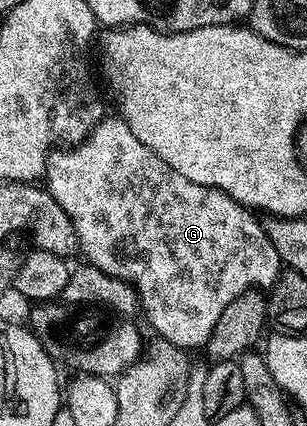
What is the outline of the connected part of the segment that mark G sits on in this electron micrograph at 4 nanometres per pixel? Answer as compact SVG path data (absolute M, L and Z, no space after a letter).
M119 116L101 118L99 124L84 137L82 142L75 143L71 148L60 148L49 153L48 167L44 170L43 181L46 183L46 189L50 192L50 196L54 196L54 200L58 200L58 204L62 204L66 216L70 216L70 220L74 224L79 253L81 255L84 253L88 257L85 258L87 265L102 268L102 272L115 278L121 278L123 282L129 282L140 298L142 314L148 317L149 324L156 329L155 333L170 344L181 346L184 350L191 351L192 346L203 347L207 343L210 332L214 332L214 324L218 324L218 316L222 316L222 312L226 309L226 304L230 304L230 300L242 296L248 290L270 288L282 273L282 263L278 252L274 252L274 244L270 244L261 219L256 219L259 217L253 211L246 206L239 206L234 199L226 196L218 188L199 186L194 184L194 180L186 180L186 176L174 172L174 168L170 168L162 160L158 160L158 156L154 156L154 152L150 152L150 148L146 148L146 144L142 144L142 140L138 140L138 136L134 136L134 132L130 132L130 128Z

